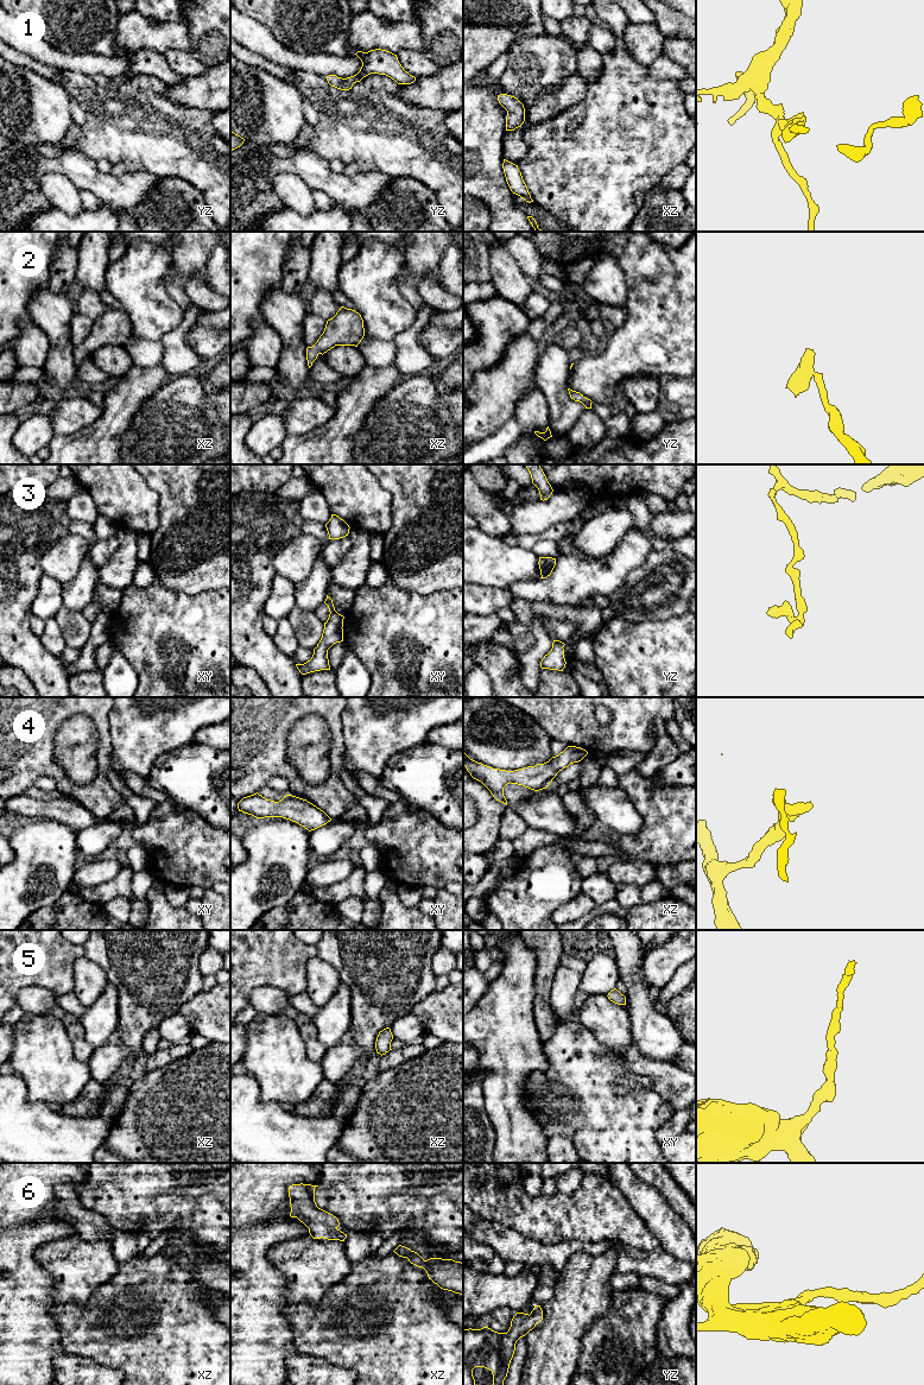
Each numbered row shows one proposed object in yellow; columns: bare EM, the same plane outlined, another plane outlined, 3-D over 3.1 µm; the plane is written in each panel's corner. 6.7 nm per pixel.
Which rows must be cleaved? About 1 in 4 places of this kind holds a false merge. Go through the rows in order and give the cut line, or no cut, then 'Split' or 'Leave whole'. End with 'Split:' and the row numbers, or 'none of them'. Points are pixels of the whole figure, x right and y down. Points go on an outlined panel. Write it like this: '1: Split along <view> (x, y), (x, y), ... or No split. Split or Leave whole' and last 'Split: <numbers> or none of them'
1: No split. Leave whole
2: No split. Leave whole
3: No split. Leave whole
4: No split. Leave whole
5: No split. Leave whole
6: No split. Leave whole
Split: none of them

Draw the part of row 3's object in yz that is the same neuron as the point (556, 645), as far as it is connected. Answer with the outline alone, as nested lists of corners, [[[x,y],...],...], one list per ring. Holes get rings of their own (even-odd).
[[[553,640],[551,651],[545,654],[540,662],[540,668],[563,671],[567,664],[564,658],[564,645],[565,644],[559,640]]]

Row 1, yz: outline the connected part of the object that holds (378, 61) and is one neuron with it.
[[[375,49],[368,52],[357,51],[355,55],[362,62],[360,71],[347,78],[337,77],[336,75],[327,76],[325,78],[331,87],[349,90],[354,83],[360,82],[371,74],[386,75],[398,84],[411,84],[416,81],[414,76],[404,70],[397,55],[390,51]]]

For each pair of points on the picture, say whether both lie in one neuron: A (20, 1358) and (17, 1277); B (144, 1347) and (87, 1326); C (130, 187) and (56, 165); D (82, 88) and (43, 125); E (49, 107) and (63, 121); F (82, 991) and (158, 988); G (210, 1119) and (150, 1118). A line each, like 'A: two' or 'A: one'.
A: one
B: one
C: one
D: two
E: one
F: two
G: one

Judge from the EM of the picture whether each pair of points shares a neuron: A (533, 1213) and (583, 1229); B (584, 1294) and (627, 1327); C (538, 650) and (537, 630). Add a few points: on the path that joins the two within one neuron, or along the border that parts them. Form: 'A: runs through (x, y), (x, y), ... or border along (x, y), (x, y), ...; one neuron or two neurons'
A: runs through (545, 1218), (571, 1219); one neuron
B: border along (613, 1289), (609, 1309), (588, 1330); two neurons
C: runs through (539, 645), (539, 634); one neuron

